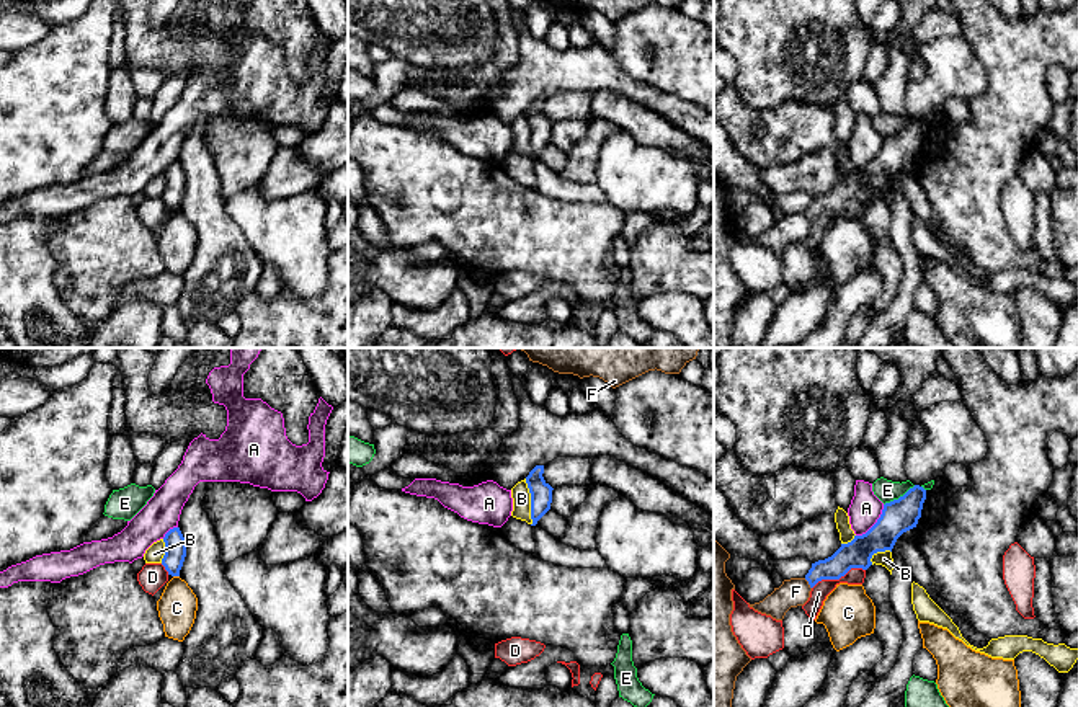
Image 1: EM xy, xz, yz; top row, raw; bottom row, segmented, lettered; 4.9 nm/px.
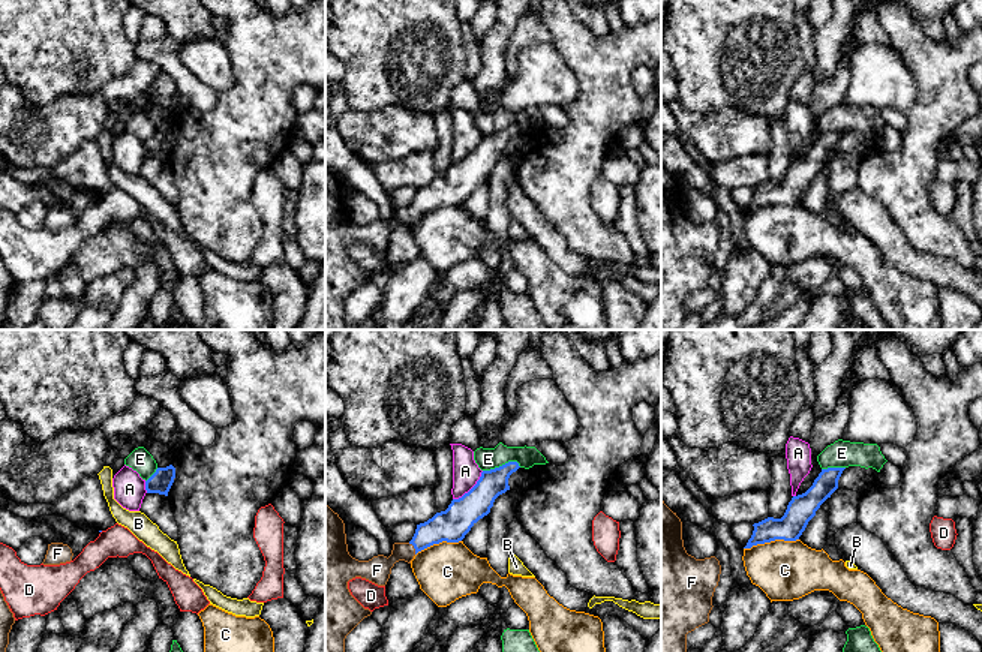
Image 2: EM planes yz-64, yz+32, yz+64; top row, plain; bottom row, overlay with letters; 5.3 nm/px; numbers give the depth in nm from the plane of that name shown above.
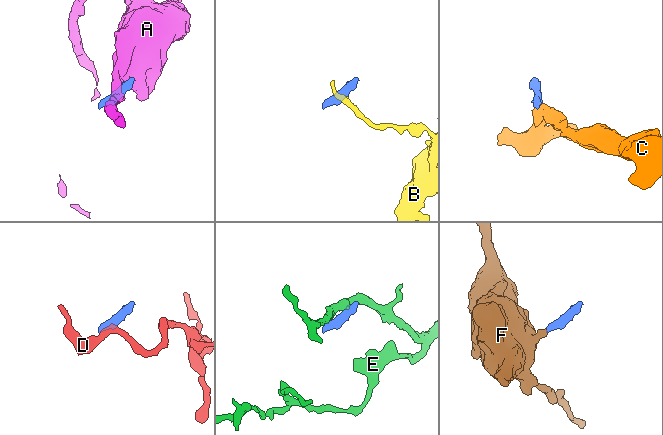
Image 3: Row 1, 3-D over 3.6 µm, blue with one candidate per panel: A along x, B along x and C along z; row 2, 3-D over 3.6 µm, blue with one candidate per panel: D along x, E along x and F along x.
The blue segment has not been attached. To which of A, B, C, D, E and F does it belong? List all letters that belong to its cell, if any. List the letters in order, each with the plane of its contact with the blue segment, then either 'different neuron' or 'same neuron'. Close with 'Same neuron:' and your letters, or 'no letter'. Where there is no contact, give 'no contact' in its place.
A: yz | different neuron
B: xz | different neuron
C: xy | different neuron
D: yz | different neuron
E: yz | different neuron
F: yz | same neuron
Same neuron: F

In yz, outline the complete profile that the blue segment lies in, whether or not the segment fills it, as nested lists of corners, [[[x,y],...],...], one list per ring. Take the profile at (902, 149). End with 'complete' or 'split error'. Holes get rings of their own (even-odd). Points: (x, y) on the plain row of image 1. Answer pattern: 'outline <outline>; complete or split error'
outline [[[920,119],[910,122],[903,131],[884,139],[877,157],[862,170],[854,170],[828,193],[812,198],[804,212],[784,214],[763,235],[750,238],[755,245],[782,255],[791,242],[804,240],[812,222],[822,214],[840,214],[851,202],[867,204],[872,189],[893,183],[897,173],[916,162],[921,152],[926,124]]]; split error

